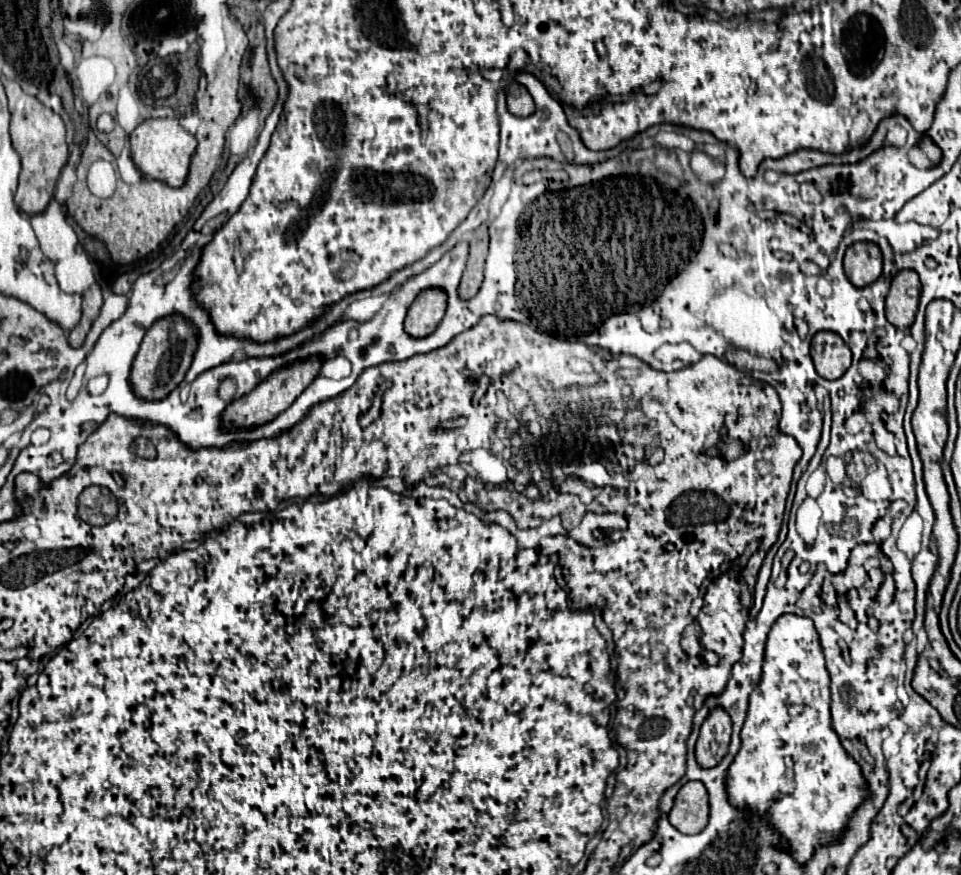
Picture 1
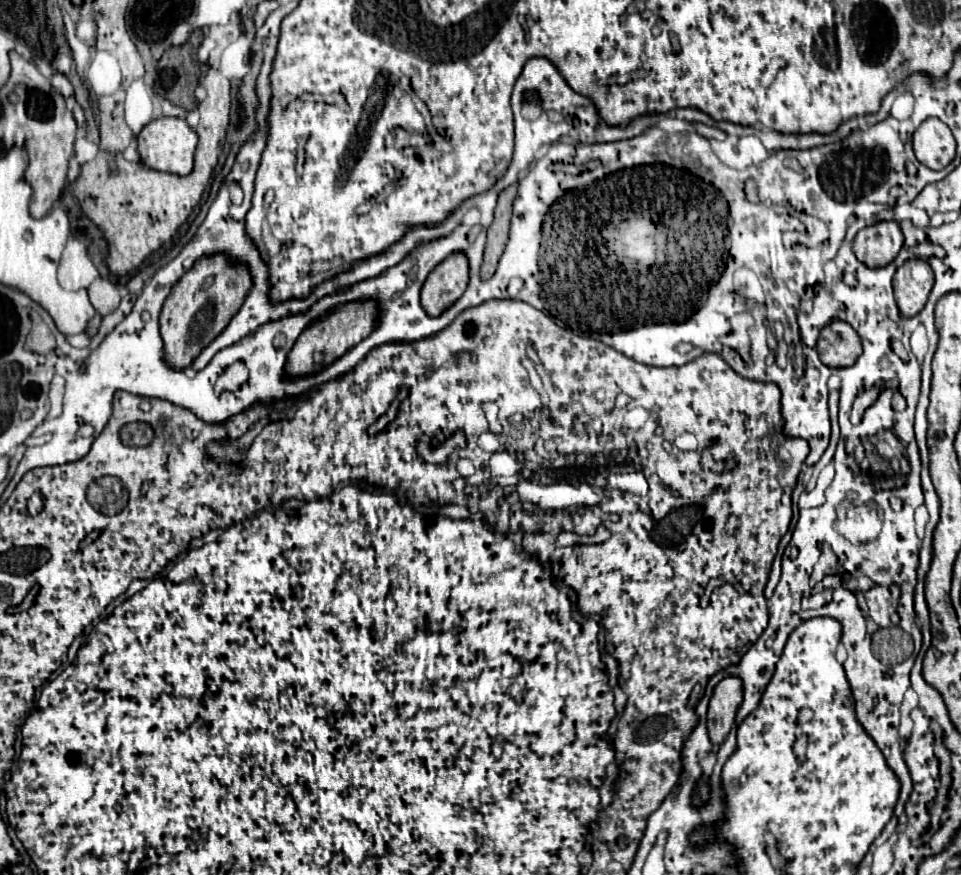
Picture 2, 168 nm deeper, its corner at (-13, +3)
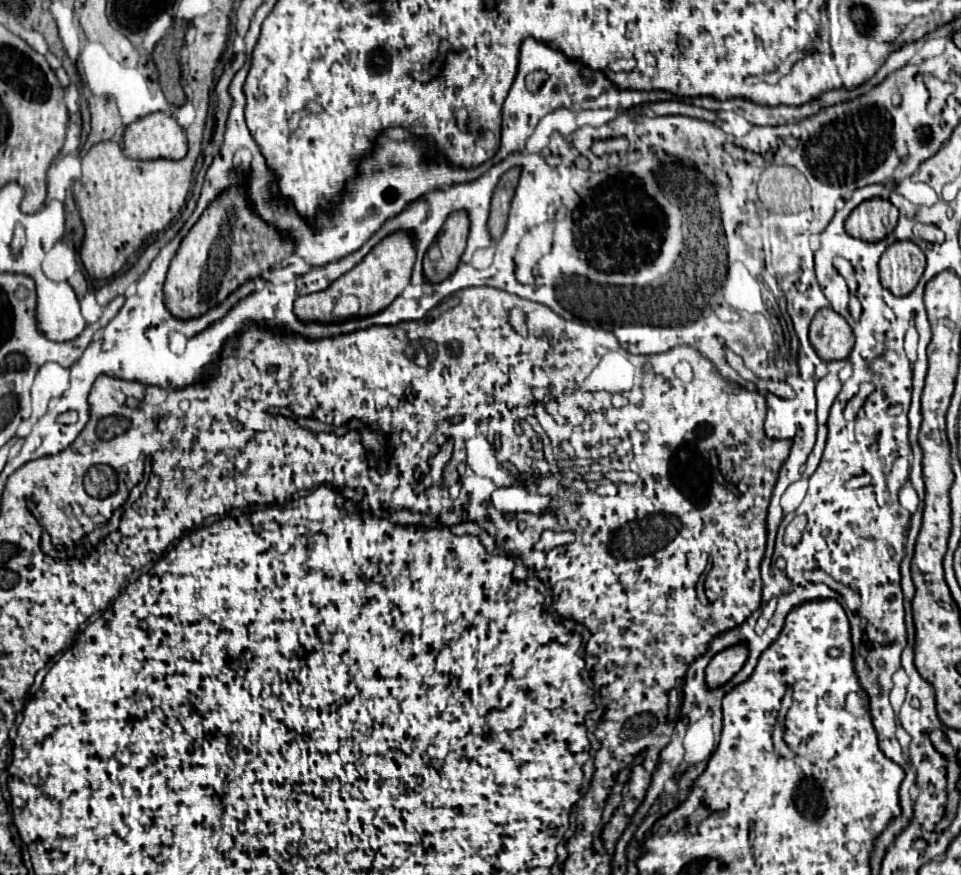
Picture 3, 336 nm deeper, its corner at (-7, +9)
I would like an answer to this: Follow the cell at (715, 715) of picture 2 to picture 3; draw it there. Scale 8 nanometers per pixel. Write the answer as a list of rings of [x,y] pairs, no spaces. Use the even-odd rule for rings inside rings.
[[[741,644],[713,656],[713,660],[709,662],[709,666],[705,670],[707,686],[715,690],[715,688],[727,684],[727,680],[731,680],[743,668],[745,660],[747,660],[747,650]]]

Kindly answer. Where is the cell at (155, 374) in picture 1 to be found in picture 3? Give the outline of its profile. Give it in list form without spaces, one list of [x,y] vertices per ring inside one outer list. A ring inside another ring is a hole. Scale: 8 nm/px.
[[[237,188],[225,192],[183,238],[163,284],[165,306],[179,320],[191,320],[207,314],[227,300],[231,292],[249,280],[263,278],[273,266],[291,256],[293,246],[273,228],[261,222],[247,206],[245,194]]]

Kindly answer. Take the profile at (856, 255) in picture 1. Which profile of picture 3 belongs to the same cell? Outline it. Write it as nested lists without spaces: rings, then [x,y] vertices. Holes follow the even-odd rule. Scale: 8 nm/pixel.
[[[869,200],[859,204],[845,222],[845,232],[865,242],[883,240],[897,226],[897,208],[887,200]]]

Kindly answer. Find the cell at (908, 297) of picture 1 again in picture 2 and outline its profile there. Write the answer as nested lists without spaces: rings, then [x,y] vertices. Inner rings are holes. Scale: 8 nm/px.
[[[913,258],[897,268],[893,276],[893,294],[901,314],[915,316],[923,310],[933,288],[933,270],[925,260]]]

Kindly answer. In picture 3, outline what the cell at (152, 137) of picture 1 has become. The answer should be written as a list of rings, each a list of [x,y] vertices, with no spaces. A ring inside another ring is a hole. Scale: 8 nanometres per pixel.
[[[155,112],[127,126],[123,150],[125,156],[135,160],[183,160],[187,156],[187,138],[173,116]]]

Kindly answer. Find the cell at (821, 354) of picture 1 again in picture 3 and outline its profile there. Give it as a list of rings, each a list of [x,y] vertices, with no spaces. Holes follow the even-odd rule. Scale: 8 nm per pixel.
[[[821,308],[815,314],[809,326],[809,340],[817,356],[825,362],[845,360],[855,344],[851,326],[831,308]]]

